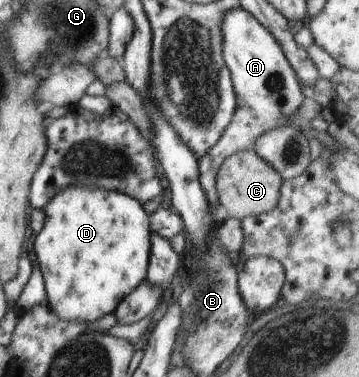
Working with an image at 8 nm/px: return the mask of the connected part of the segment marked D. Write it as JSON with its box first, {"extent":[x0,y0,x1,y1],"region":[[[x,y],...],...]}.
{"extent":[34,187,151,321],"region":[[[65,187],[45,205],[45,224],[36,235],[34,250],[41,270],[47,305],[51,311],[67,321],[97,321],[105,313],[113,313],[131,291],[135,291],[147,277],[151,255],[149,215],[143,206],[129,195],[92,187]]]}

